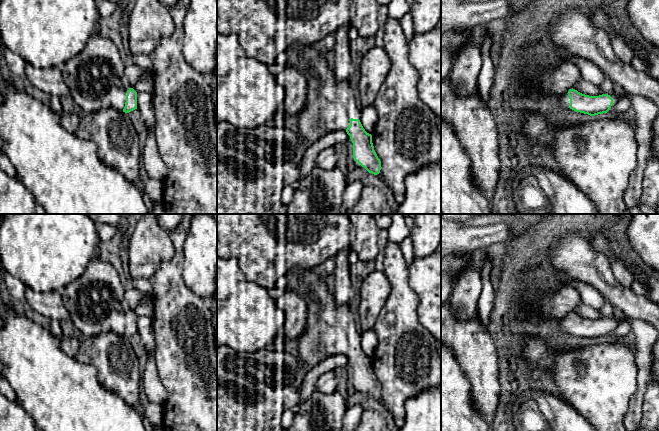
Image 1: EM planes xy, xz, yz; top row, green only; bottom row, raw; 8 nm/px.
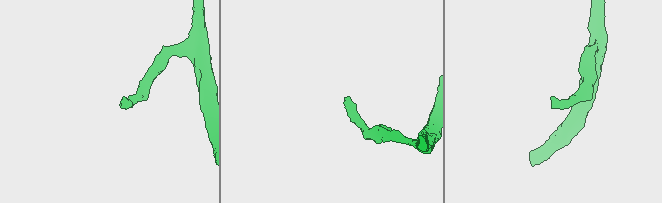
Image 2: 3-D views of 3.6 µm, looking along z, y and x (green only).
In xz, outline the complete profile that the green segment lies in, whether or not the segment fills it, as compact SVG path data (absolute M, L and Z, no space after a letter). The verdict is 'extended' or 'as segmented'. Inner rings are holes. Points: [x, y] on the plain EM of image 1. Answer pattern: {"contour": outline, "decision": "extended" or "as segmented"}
{"contour": "M295 267L288 271L285 277L288 280L287 285L284 287L285 291L297 292L304 298L307 303L307 319L305 328L300 335L297 353L303 366L309 371L329 357L339 354L346 355L353 367L354 384L358 386L362 391L364 391L369 397L374 399L379 398L381 394L381 385L374 374L372 359L365 355L360 346L362 338L361 333L357 330L356 322L353 318L349 306L339 306L336 303L333 294L330 292L331 288L325 282L325 275L319 273L316 268L300 269Z", "decision": "extended"}

